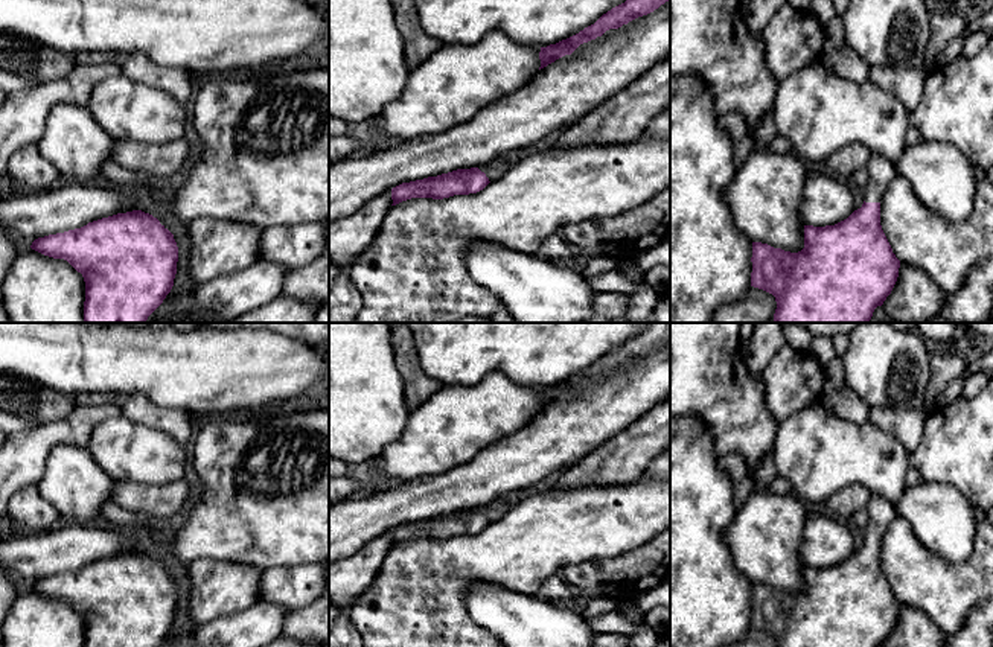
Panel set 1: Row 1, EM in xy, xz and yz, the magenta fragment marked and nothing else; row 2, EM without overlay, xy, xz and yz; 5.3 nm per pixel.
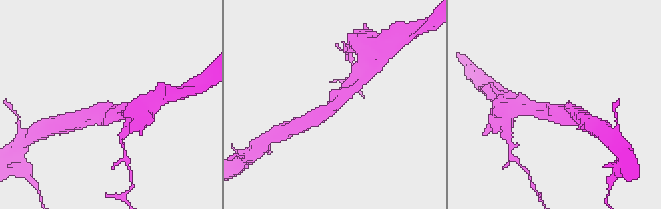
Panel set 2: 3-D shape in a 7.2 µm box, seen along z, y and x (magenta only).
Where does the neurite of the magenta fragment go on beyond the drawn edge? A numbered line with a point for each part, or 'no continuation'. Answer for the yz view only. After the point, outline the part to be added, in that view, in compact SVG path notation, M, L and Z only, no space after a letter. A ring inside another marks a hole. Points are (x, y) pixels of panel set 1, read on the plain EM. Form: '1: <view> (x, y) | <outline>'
1: yz (881, 512) | M873 495L868 505L868 527L865 543L880 543L891 522L897 518L894 505L880 495Z

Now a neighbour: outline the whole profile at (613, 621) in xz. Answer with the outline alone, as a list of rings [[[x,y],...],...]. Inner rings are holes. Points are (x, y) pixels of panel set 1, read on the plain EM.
[[[612,610],[592,618],[583,618],[592,632],[618,632],[626,636],[635,633],[641,623],[626,620],[620,612]]]

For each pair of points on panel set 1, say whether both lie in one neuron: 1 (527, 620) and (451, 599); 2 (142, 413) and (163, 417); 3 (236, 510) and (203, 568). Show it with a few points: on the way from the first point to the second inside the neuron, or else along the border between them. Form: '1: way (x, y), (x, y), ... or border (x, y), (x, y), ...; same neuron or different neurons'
1: border (474, 580), (465, 608), (489, 631); different neurons
2: way (146, 413), (159, 417); same neuron
3: border (244, 564), (195, 559), (188, 565); different neurons

